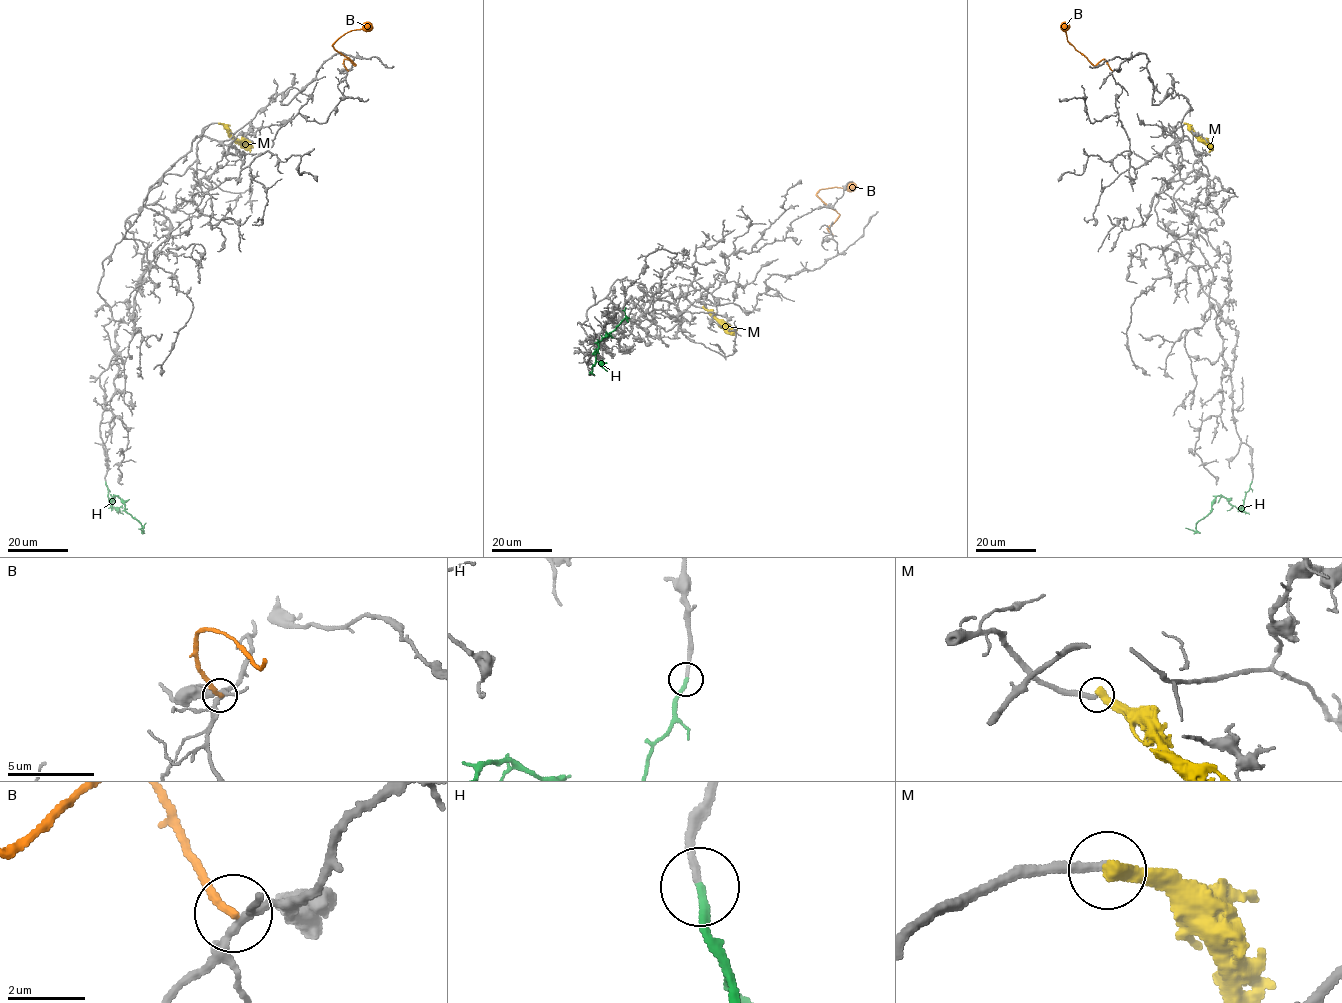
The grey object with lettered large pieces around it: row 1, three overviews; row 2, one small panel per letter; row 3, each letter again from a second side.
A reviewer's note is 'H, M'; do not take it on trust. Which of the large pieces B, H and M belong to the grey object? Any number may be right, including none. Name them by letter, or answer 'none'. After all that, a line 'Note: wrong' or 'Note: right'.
H
Note: wrong

